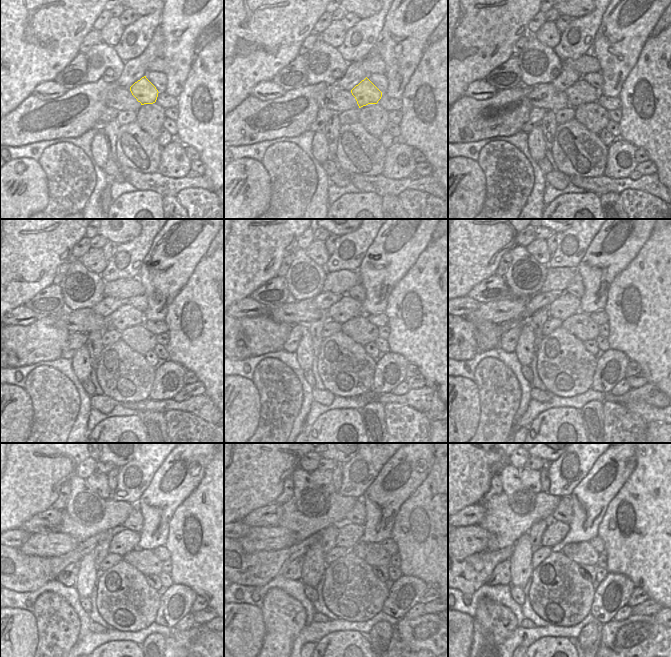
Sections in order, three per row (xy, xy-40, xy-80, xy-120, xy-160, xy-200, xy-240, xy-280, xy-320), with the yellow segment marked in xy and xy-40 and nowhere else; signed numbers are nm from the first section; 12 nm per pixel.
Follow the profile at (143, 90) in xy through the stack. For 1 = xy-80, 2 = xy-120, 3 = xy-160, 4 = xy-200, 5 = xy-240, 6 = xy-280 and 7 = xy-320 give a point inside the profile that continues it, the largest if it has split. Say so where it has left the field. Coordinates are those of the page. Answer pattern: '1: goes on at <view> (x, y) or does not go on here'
1: goes on at xy-80 (581, 92)
2: goes on at xy-120 (126, 316)
3: goes on at xy-160 (345, 316)
4: goes on at xy-200 (564, 312)
5: goes on at xy-240 (121, 540)
6: goes on at xy-280 (347, 537)
7: goes on at xy-320 (556, 531)

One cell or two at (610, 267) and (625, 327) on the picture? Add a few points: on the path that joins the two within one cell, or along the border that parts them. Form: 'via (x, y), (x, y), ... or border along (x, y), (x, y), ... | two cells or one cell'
border along (632, 277), (618, 297), (617, 308), (612, 319) | two cells

